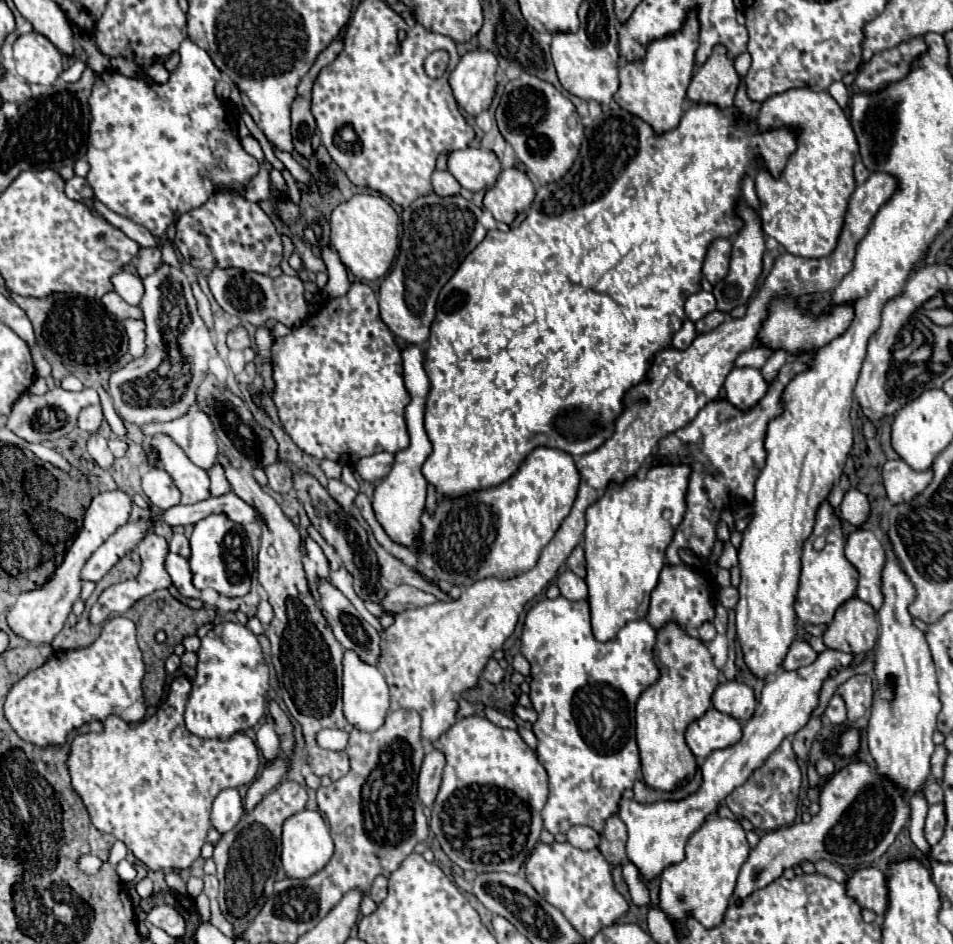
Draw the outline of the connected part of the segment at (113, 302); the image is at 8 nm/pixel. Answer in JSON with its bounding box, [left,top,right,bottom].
[102,291,142,319]

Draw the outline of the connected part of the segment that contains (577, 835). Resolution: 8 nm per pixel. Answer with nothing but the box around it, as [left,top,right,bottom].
[566,825,600,851]

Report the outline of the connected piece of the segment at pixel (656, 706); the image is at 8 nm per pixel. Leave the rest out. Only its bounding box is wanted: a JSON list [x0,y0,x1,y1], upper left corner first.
[636,621,720,791]

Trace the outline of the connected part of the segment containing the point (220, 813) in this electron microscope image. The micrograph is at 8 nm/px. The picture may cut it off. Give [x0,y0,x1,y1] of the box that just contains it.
[212,789,244,833]

